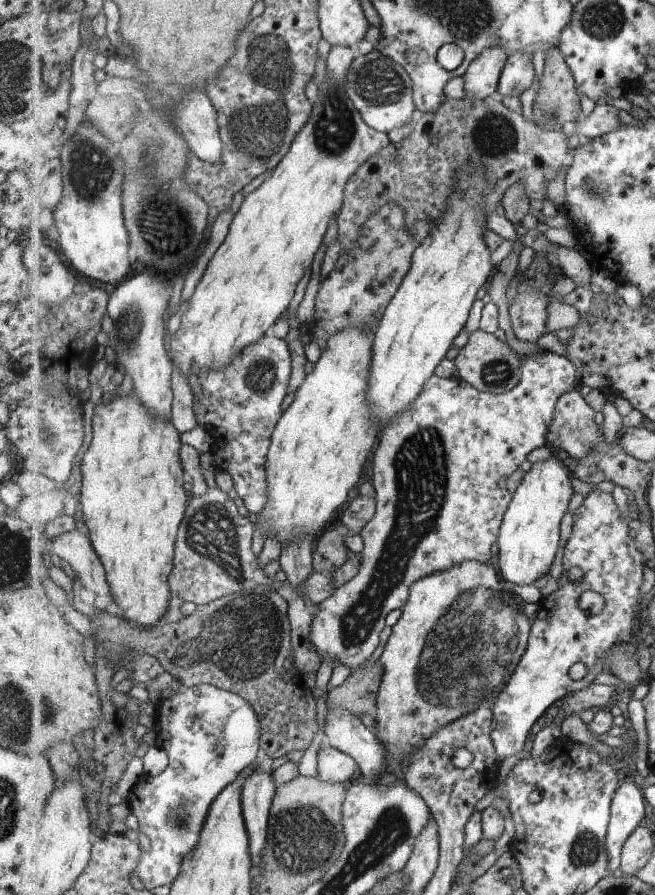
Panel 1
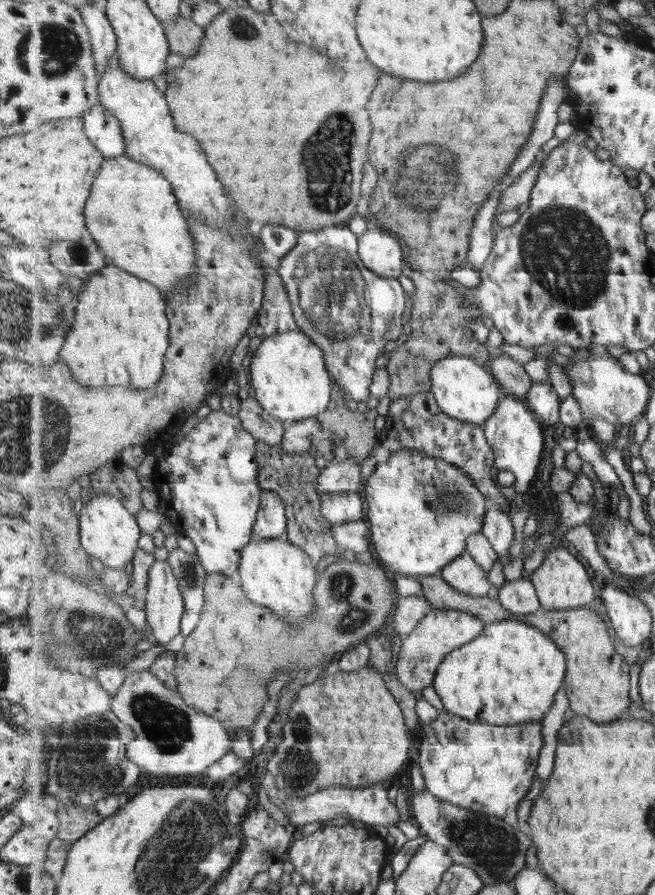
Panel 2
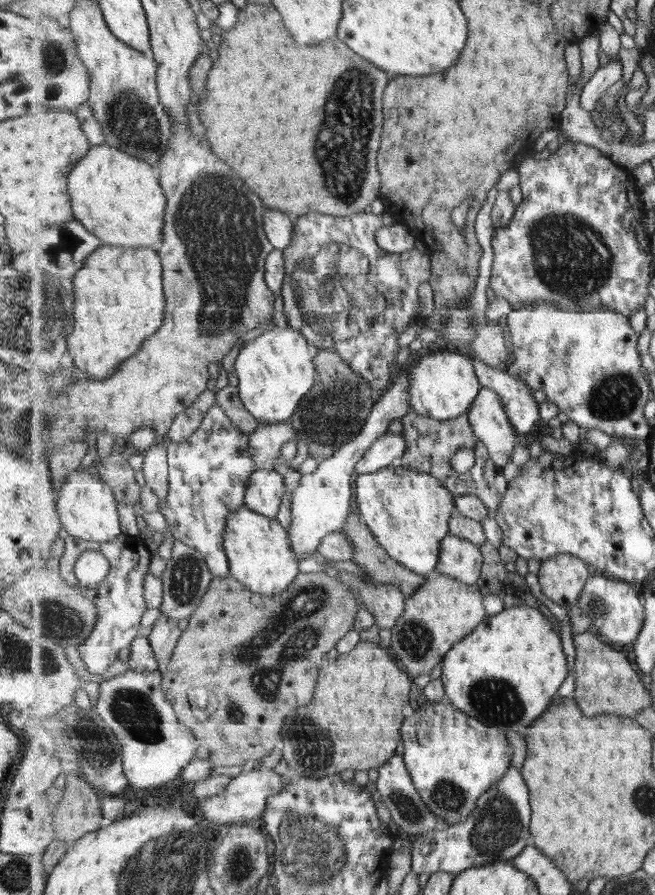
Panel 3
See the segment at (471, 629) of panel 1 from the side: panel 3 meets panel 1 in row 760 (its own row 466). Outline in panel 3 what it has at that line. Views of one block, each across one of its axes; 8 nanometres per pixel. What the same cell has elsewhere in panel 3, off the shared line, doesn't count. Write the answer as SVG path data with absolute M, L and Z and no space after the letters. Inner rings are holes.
M404 462L356 478L356 502L377 542L403 566L424 575L437 570L450 520L457 513L456 495L438 478L410 468Z

